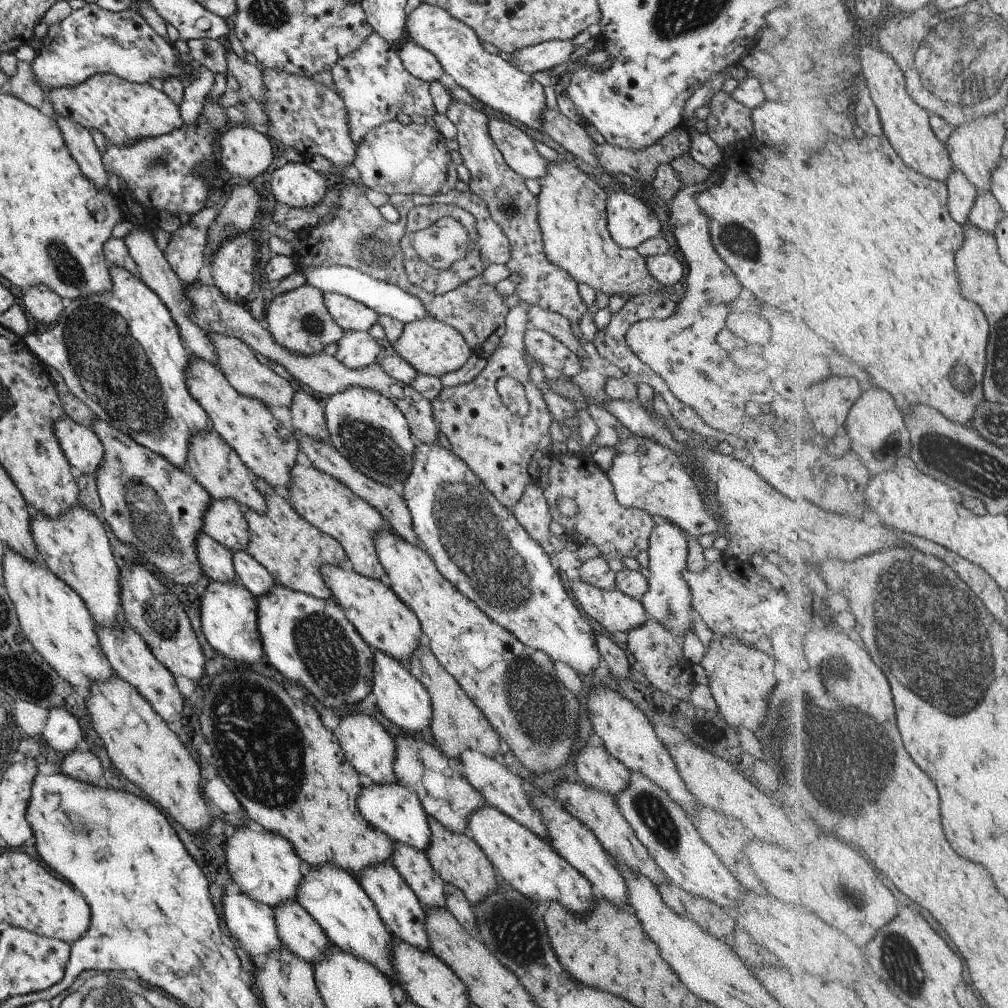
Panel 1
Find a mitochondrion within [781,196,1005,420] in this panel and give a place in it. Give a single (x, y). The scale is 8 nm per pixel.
(958, 377)

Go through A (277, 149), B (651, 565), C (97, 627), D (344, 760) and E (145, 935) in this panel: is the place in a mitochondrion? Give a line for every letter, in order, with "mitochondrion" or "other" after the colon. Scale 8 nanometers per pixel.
A: other
B: other
C: other
D: other
E: other

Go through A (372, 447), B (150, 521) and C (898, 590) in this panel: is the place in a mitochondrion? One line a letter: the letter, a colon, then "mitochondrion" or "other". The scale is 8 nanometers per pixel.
A: mitochondrion
B: mitochondrion
C: mitochondrion

